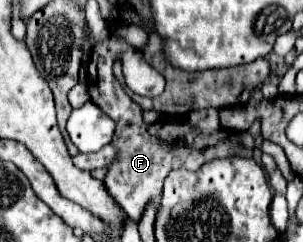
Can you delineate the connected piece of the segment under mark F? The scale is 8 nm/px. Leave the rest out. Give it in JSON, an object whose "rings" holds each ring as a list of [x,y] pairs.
{"rings":[[[109,35],[107,39],[95,43],[91,51],[91,61],[87,65],[87,91],[91,101],[115,121],[115,135],[111,145],[117,149],[117,159],[107,167],[103,183],[105,187],[109,183],[111,197],[121,205],[129,219],[139,223],[147,205],[153,205],[159,211],[163,179],[171,171],[171,153],[205,153],[205,161],[209,161],[227,155],[253,157],[253,149],[247,149],[239,143],[237,131],[217,129],[205,135],[199,129],[189,127],[187,123],[145,123],[141,115],[143,109],[127,97],[111,69],[115,55],[127,51],[131,51],[131,45],[127,45],[125,39],[119,39],[115,35]]]}

